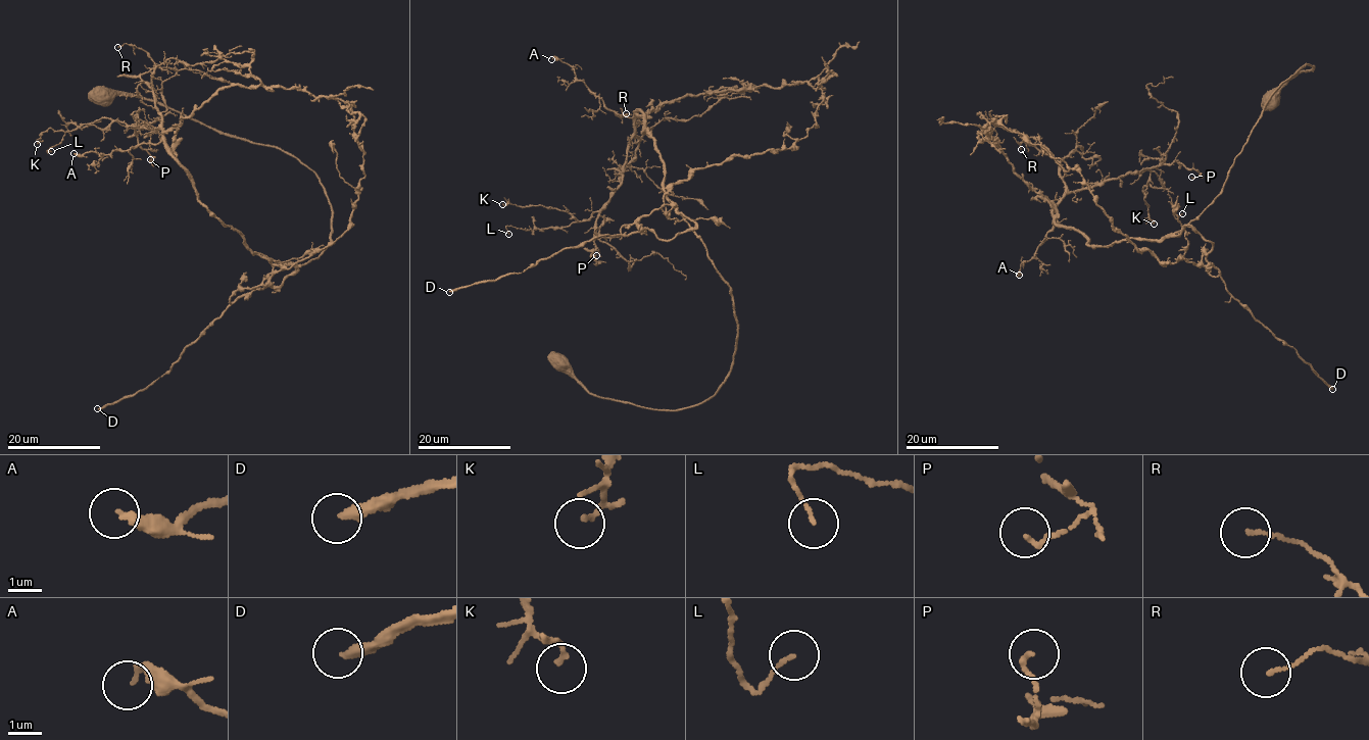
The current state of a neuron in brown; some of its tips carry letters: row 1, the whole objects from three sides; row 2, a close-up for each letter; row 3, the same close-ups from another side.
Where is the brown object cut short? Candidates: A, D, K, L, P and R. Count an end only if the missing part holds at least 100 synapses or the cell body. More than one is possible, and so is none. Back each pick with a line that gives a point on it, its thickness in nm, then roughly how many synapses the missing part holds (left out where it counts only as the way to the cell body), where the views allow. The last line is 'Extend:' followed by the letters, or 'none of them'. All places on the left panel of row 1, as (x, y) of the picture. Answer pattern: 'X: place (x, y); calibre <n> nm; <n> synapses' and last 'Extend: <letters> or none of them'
D: place (97, 408); calibre 320 nm; 190 synapses
Extend: D

